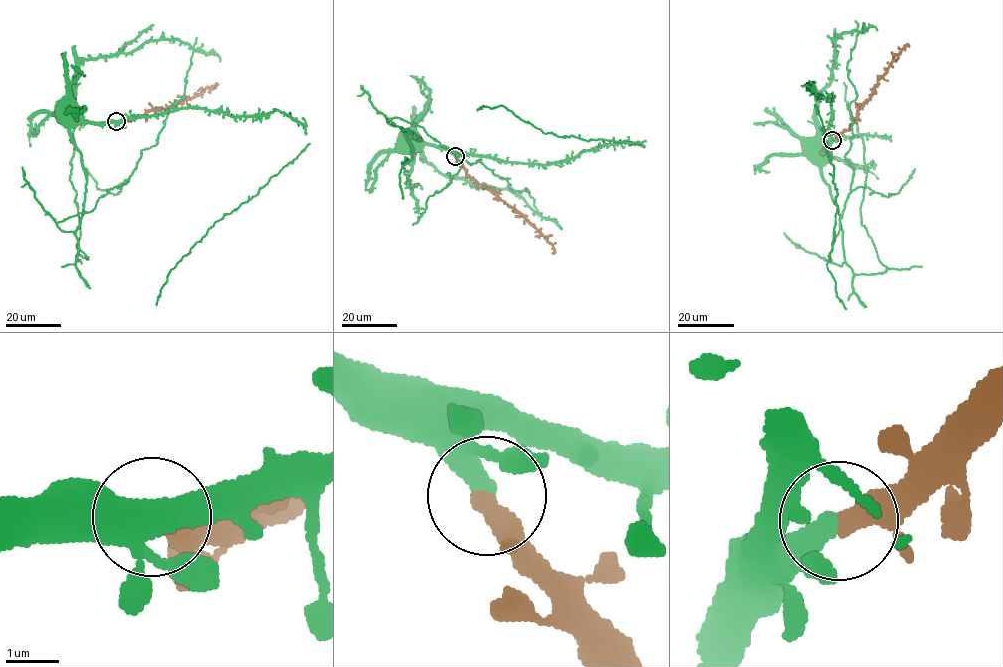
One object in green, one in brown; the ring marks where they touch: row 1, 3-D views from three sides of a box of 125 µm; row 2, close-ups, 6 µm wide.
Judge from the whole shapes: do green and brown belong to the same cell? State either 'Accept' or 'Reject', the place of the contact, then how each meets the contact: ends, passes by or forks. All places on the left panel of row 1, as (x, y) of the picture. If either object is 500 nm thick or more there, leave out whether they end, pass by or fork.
Accept. Place: (116, 121). At the ring green passes by. At the ring brown ends

